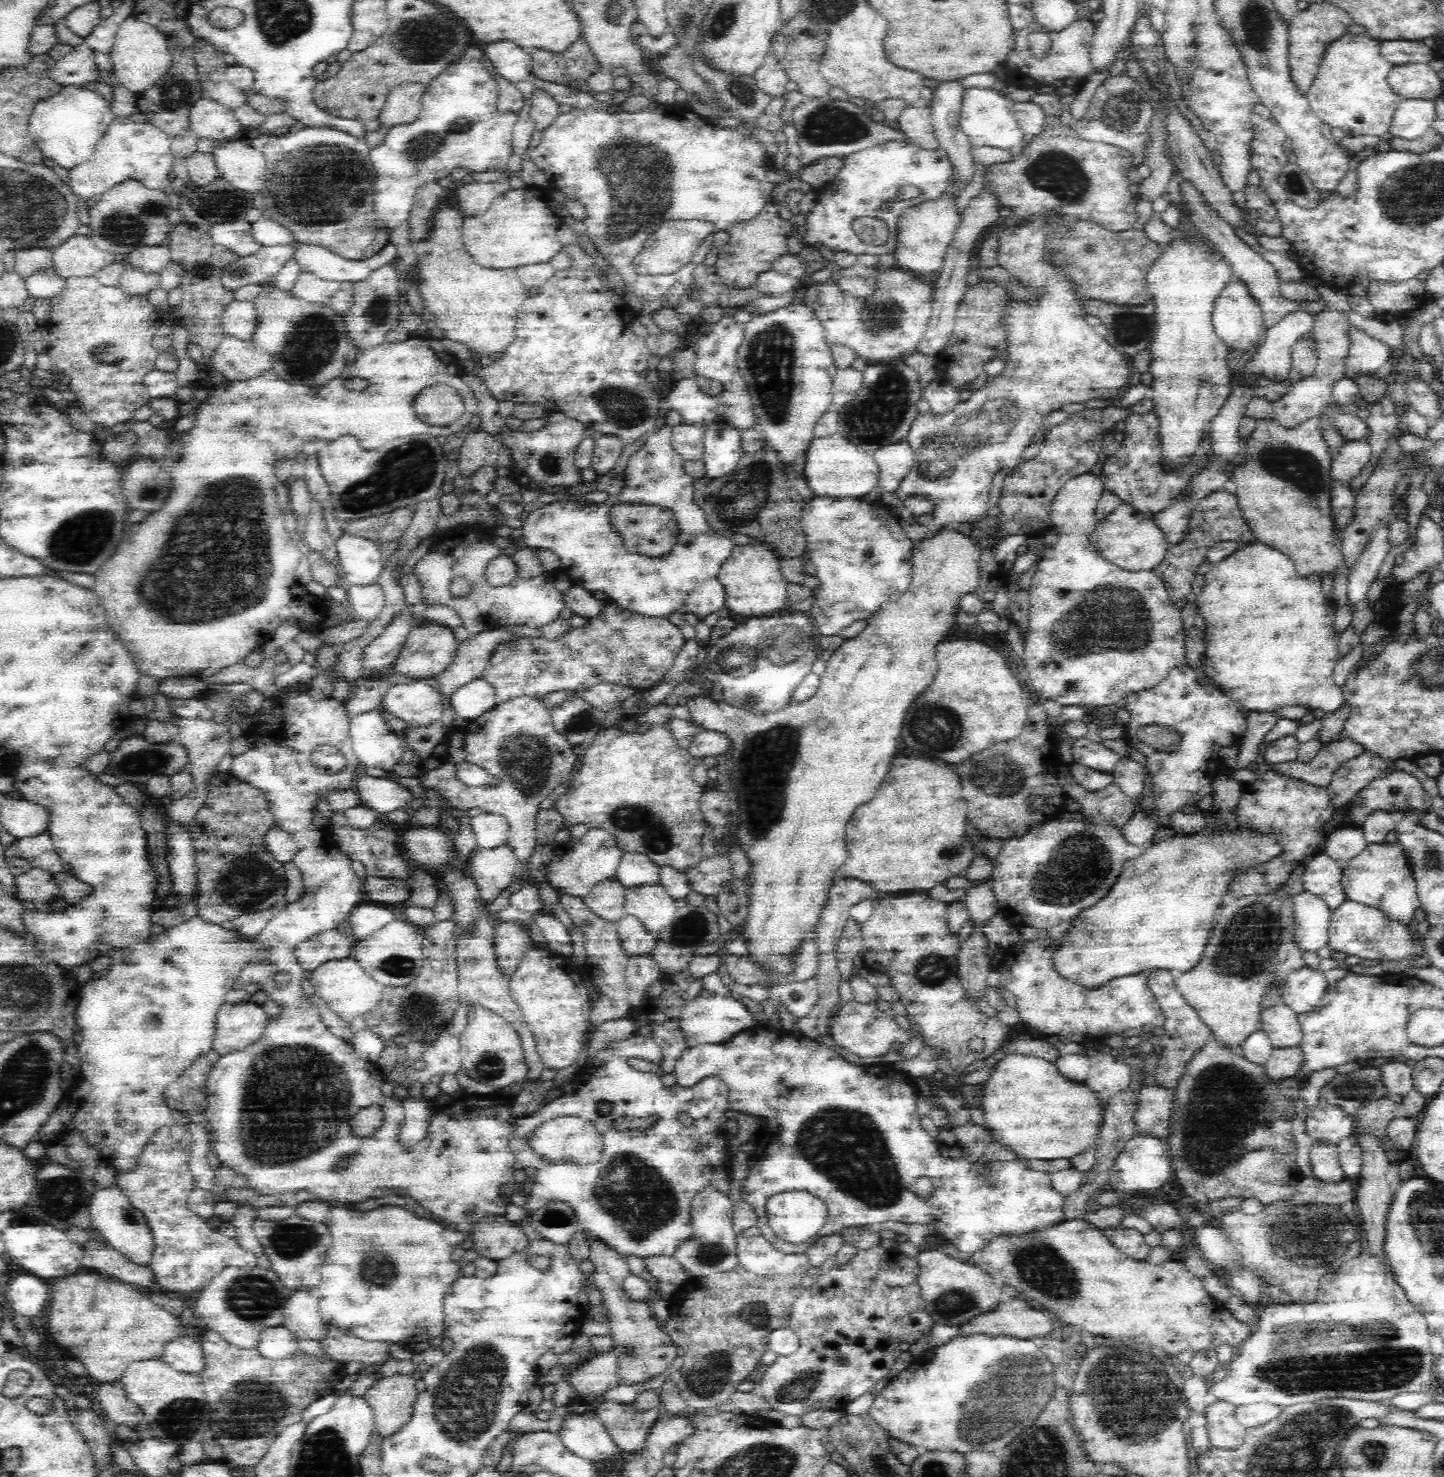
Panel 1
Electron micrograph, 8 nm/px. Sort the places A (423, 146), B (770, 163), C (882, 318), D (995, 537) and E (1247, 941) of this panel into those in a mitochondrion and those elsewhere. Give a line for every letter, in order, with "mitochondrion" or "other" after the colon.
A: mitochondrion
B: other
C: mitochondrion
D: other
E: mitochondrion

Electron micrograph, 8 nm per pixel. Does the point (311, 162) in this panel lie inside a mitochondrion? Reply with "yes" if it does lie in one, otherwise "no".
yes

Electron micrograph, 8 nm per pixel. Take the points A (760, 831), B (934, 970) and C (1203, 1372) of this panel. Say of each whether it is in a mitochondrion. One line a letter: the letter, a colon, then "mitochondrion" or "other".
A: mitochondrion
B: mitochondrion
C: other

